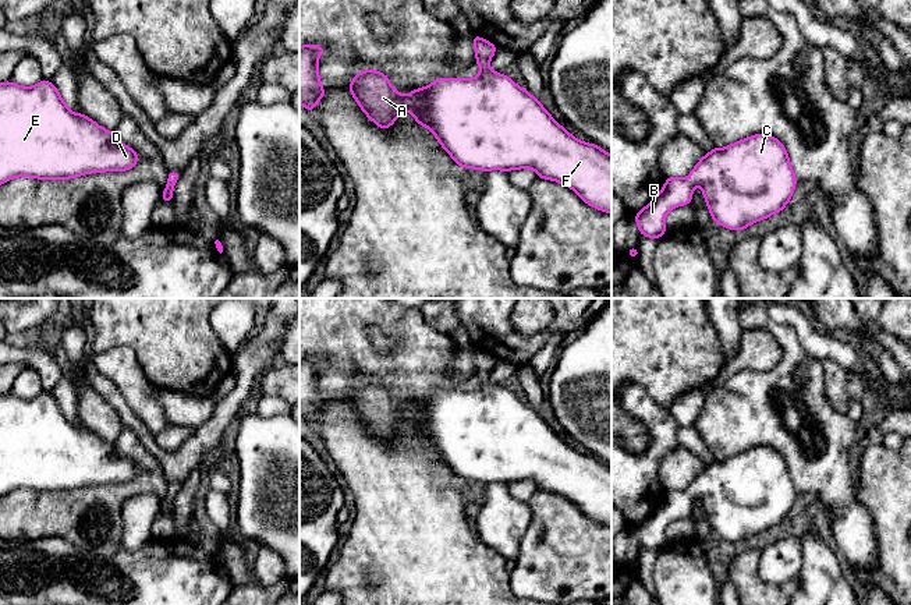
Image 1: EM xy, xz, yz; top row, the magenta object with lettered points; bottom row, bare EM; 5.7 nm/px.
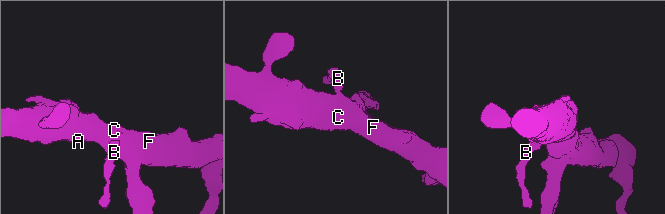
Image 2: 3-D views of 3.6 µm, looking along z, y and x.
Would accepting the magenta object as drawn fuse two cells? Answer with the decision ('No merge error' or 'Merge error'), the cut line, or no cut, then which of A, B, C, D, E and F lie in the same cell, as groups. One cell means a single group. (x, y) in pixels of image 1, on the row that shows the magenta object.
No merge error. No split. Groups: A B C D E F

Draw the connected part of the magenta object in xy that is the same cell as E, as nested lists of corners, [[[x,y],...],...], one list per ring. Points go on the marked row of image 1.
[[[49,79],[29,88],[13,81],[0,82],[0,185],[15,177],[68,180],[89,173],[125,171],[138,162],[139,155],[128,145],[120,144],[114,131],[104,130],[84,113],[72,113]]]

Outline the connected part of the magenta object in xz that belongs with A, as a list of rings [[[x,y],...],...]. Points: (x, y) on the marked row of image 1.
[[[472,35],[476,52],[475,63],[481,74],[475,78],[436,78],[430,85],[411,89],[410,96],[397,92],[386,74],[377,70],[358,72],[348,88],[361,110],[377,127],[389,130],[391,124],[408,109],[415,121],[429,128],[440,146],[461,167],[476,170],[518,170],[534,169],[539,178],[553,180],[575,191],[584,202],[602,212],[612,213],[612,155],[595,144],[582,142],[563,128],[527,89],[518,86],[511,78],[489,68],[489,61],[497,46]]]

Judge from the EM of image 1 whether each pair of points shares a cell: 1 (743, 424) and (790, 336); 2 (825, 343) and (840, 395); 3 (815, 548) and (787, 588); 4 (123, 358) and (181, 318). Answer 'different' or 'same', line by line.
1: same
2: different
3: different
4: different

